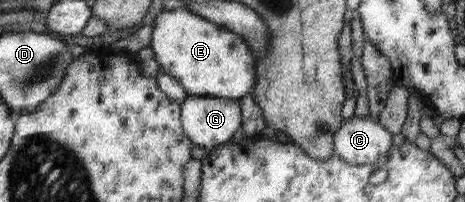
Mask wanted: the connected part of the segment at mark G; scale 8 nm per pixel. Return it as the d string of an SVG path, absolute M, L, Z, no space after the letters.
M188 94L182 106L183 130L195 146L202 146L211 151L217 146L226 144L234 132L240 128L240 101L232 98L210 98L210 96L194 96Z

